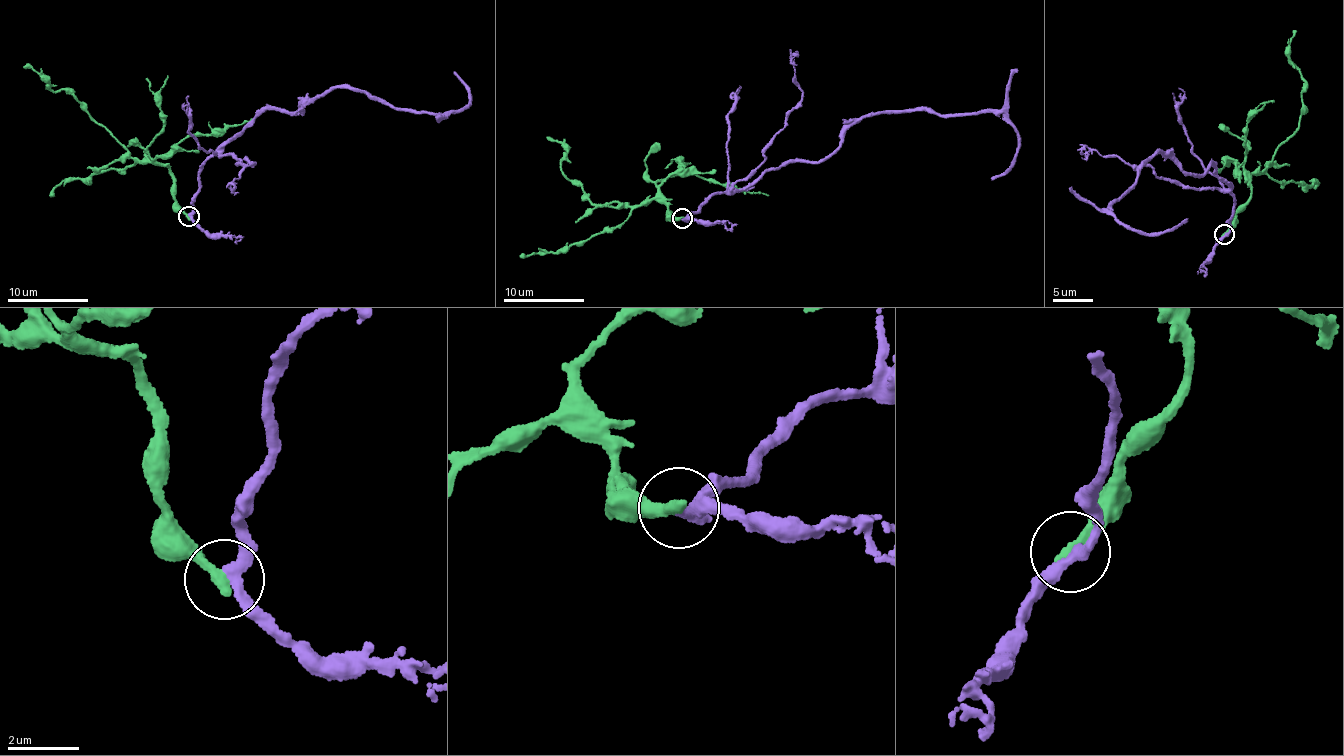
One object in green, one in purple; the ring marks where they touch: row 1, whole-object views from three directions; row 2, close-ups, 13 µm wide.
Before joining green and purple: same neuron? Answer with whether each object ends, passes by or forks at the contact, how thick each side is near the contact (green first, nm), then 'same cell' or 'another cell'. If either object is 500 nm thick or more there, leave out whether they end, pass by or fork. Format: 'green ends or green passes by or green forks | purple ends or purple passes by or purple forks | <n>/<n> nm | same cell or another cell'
green ends | purple passes by | 360/280 nm | another cell

